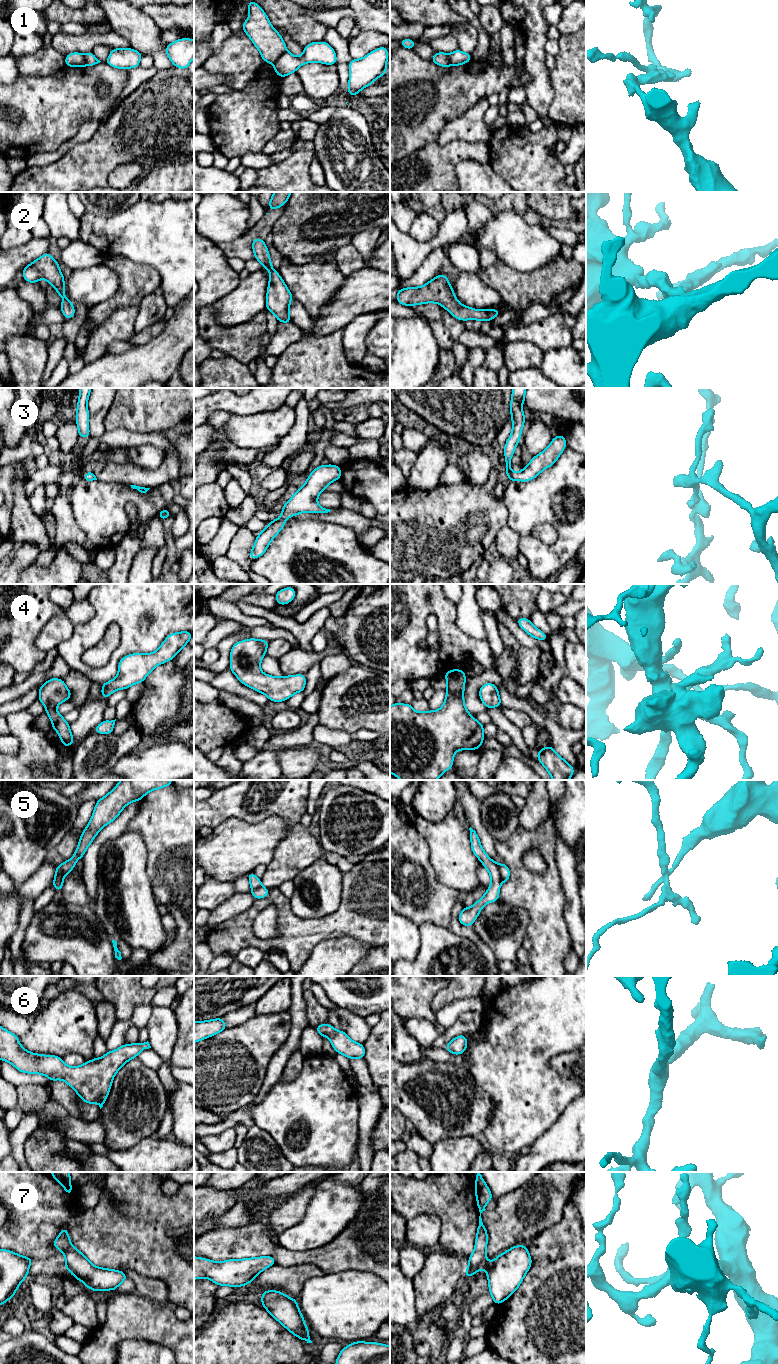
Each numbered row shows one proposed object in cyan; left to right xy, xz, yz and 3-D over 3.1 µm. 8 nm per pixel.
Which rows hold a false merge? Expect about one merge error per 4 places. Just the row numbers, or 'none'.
1, 5

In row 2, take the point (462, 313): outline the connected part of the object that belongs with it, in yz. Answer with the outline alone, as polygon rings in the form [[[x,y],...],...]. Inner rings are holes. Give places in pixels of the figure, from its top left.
[[[437,274],[435,278],[421,287],[408,287],[396,291],[396,301],[405,306],[425,303],[438,303],[458,320],[491,321],[501,314],[499,309],[479,310],[461,304],[446,275]]]

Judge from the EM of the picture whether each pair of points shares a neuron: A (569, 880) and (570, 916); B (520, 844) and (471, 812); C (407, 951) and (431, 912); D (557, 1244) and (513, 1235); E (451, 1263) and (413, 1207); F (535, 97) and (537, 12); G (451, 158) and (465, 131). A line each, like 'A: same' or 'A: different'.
A: same
B: different
C: different
D: different
E: different
F: same
G: different

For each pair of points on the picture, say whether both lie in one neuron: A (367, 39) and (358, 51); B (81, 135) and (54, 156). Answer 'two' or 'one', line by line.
A: one
B: one

